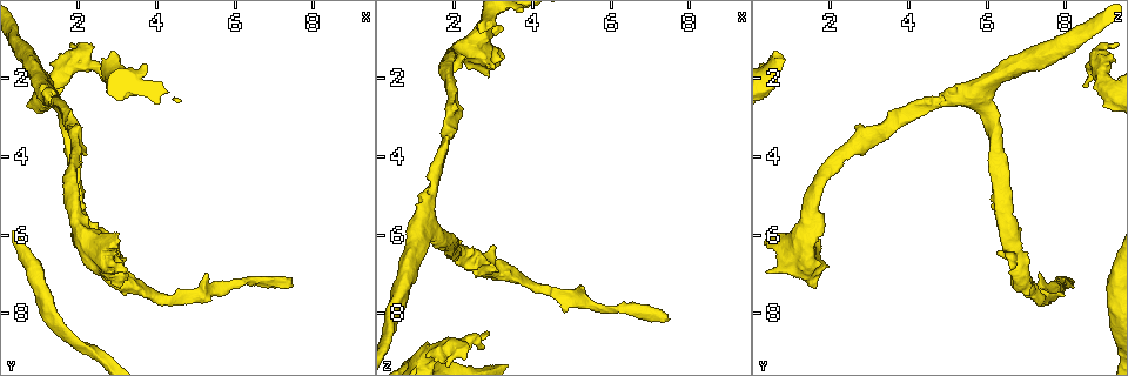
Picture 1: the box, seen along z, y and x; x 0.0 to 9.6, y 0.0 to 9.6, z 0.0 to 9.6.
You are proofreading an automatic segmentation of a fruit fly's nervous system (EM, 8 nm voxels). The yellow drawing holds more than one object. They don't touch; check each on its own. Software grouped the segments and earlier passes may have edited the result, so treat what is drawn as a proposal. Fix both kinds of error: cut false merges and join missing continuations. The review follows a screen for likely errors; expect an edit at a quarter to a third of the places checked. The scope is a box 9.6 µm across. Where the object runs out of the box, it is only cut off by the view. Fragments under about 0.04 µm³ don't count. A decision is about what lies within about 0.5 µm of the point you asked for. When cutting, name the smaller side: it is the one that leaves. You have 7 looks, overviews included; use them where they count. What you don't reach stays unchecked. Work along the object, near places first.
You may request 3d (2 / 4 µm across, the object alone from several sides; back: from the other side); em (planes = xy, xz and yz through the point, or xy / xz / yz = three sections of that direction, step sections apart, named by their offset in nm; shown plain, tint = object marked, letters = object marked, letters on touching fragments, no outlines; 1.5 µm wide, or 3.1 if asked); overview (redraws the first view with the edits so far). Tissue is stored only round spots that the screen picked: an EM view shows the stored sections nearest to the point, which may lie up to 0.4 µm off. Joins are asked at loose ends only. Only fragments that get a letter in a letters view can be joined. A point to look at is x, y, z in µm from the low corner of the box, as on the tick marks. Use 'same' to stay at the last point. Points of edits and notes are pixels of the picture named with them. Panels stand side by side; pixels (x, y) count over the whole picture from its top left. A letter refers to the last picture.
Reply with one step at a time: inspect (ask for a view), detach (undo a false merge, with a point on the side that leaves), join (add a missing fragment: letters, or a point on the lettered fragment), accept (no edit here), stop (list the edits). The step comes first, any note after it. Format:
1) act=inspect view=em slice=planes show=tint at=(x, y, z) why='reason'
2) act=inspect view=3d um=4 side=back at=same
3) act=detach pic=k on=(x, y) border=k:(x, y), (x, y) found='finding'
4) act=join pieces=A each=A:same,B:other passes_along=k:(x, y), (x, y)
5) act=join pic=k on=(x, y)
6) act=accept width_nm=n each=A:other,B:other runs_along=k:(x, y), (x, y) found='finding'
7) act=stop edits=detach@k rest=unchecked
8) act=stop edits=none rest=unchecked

act=inspect view=3d um=2 at=(2.00, 3.25, 2.65) why='free end'

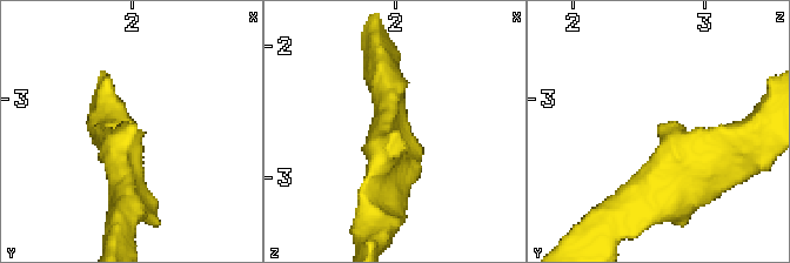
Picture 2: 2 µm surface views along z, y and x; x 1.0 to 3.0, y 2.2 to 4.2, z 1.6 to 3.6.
act=inspect view=em slice=planes show=letters at=(1.98, 3.20, 2.68) arm_widths_nm=220,260

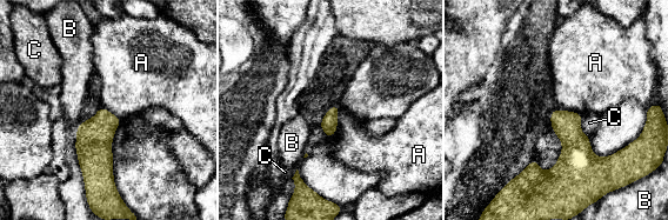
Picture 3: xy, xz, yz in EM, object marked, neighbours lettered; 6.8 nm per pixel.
act=accept each=A:other,B:other,C:other found='none of them fits'

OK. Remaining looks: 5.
act=inspect view=em slice=xz step=8 show=tint at=(1.50, 2.65, 4.80)

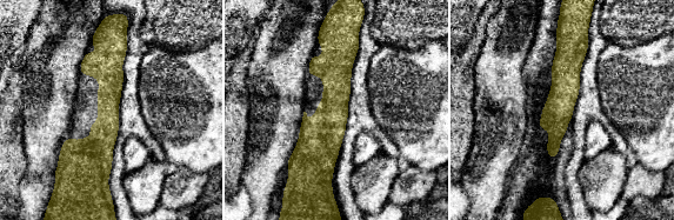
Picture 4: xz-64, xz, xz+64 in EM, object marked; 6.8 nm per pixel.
act=inspect view=em slice=planes show=letters at=same

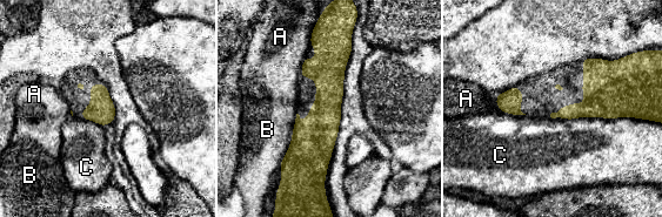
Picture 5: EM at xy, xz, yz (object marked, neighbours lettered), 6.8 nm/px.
act=accept each=A:other,B:other,C:other border=5:(634, 117), (560, 119) found='continuous, no second neuron'

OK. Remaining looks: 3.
act=inspect view=em slice=planes show=plain at=(3.45, 7.40, 7.05) why='thick turns thin'

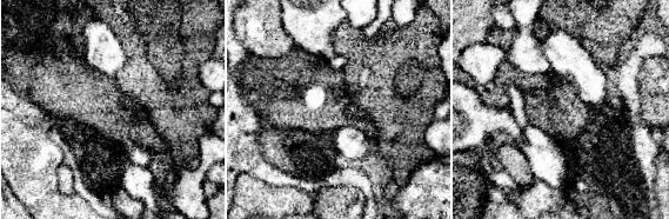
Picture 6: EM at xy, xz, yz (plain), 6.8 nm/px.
act=inspect view=em slice=planes show=letters at=same

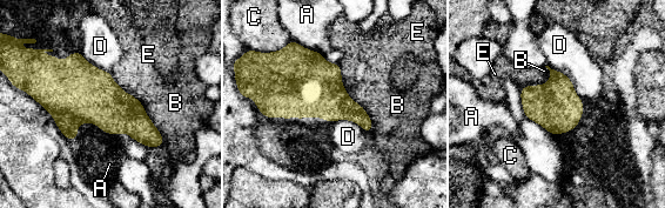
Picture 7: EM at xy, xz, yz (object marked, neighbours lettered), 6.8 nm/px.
act=accept each=A:other,B:other,C:other,D:other,E:other border=7:(291, 39), (321, 54) found='all the same neuron'

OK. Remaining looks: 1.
act=stop edits=none rest=unchecked

